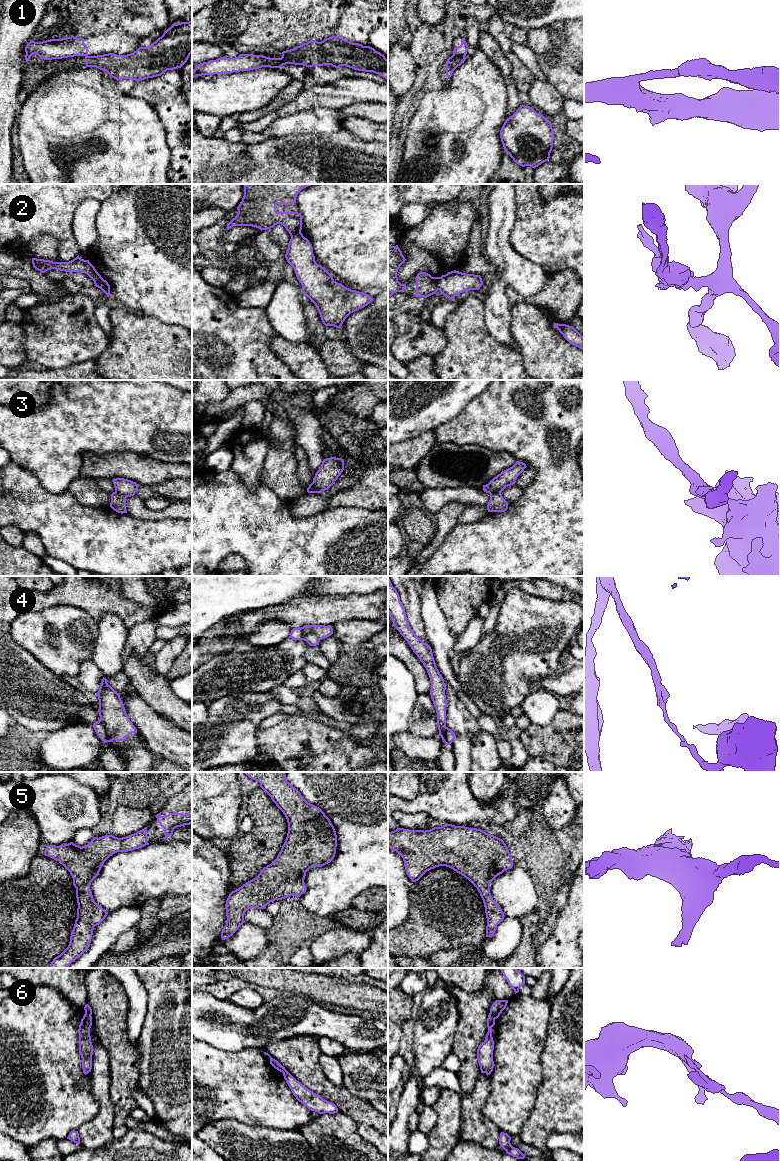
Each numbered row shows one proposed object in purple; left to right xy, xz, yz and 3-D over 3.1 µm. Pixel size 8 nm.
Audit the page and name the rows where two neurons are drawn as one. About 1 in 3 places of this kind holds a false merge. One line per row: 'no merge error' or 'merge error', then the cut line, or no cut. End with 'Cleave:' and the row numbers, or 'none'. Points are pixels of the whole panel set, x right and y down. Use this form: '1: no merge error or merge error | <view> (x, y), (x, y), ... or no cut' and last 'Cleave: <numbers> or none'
1: merge error | yz (453, 53), (464, 57)
2: merge error | yz (439, 277), (438, 289)
3: merge error | xy (115, 490), (126, 497)
4: merge error | xz (300, 628), (304, 633), (314, 633), (320, 639)
5: no merge error | no cut
6: merge error | yz (490, 1012), (495, 1018)
Cleave: 1, 2, 3, 4, 6

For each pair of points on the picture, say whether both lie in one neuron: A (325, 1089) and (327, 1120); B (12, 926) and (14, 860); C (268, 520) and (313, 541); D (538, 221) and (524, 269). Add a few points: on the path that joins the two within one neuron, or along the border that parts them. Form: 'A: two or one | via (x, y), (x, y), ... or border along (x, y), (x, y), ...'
A: two | border along (338, 1110), (348, 1115), (357, 1124)
B: two | border along (31, 863), (28, 871), (23, 876), (10, 880)
C: one | via (279, 531), (289, 541), (302, 541)
D: two | border along (510, 242), (517, 252), (537, 263), (546, 272)

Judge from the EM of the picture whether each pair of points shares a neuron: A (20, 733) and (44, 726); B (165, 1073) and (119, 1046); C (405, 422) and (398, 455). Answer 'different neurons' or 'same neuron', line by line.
A: different neurons
B: different neurons
C: different neurons

